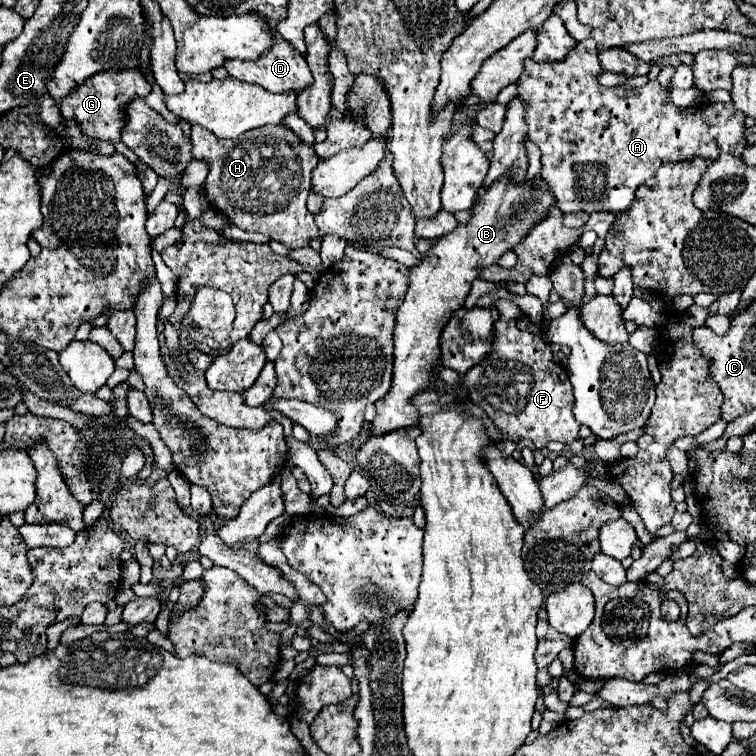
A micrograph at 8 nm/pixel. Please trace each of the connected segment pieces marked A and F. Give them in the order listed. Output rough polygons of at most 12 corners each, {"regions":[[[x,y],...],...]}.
{"regions":[[[595,40],[527,60],[561,212],[625,212],[659,166],[737,158],[733,102],[601,86]],[[499,298],[493,350],[463,376],[503,440],[575,442],[565,366]]]}

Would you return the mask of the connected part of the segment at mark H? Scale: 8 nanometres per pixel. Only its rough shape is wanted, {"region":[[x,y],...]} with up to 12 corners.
{"region":[[195,124],[205,196],[289,250],[319,236],[319,158],[291,130],[221,140]]}

